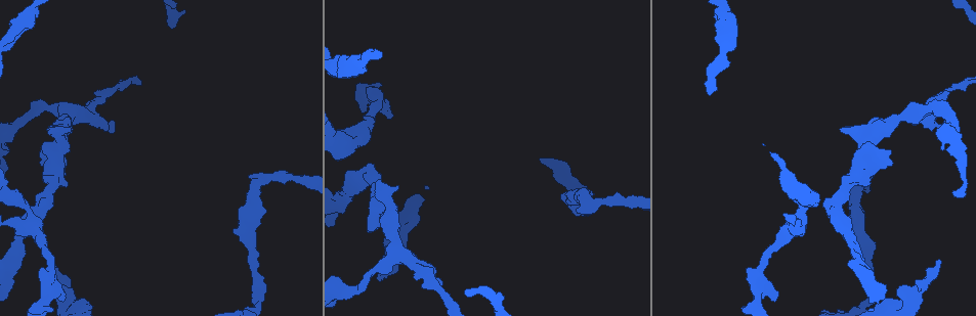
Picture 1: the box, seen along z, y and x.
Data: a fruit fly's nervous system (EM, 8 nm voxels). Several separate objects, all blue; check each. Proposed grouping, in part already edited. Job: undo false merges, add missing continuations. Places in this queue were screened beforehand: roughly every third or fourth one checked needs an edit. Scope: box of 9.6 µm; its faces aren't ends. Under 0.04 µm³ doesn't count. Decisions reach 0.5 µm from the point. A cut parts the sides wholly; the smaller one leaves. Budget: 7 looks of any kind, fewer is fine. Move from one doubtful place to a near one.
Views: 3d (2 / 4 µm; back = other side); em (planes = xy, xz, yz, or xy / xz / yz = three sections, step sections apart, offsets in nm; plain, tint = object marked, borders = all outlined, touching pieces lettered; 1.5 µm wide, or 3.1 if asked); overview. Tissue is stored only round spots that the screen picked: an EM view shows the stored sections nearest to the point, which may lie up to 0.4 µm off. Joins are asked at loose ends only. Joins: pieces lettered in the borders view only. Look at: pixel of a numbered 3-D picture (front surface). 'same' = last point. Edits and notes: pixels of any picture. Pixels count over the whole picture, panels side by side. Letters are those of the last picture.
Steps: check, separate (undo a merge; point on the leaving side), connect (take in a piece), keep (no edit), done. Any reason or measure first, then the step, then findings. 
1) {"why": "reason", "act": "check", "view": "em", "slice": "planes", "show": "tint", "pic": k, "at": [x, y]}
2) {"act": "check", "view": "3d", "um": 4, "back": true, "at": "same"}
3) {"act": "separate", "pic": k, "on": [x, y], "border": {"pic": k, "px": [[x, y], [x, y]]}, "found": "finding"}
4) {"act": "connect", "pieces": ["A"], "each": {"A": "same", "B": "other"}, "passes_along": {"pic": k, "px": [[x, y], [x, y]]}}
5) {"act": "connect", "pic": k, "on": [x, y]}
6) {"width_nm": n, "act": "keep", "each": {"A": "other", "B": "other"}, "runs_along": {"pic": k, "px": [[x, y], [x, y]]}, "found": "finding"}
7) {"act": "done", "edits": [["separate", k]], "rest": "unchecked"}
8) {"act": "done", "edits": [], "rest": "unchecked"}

{"why": "an open end", "act": "check", "view": "em", "slice": "planes", "show": "plain", "pic": 1, "at": [380, 279]}

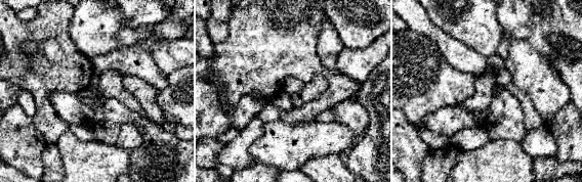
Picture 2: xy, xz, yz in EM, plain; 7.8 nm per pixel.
{"why": "see the neighbours", "act": "check", "view": "em", "slice": "planes", "show": "borders", "at": "same"}

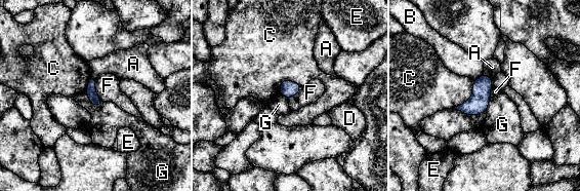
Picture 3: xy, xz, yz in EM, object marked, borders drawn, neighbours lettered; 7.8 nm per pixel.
{"act": "keep", "each": {"A": "other", "B": "other", "C": "other", "D": "other", "E": "other", "F": "other", "G": "other"}, "border": {"pic": 3, "px": [[95, 78], [95, 92], [104, 101]]}, "found": "none of them fits"}

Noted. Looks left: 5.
{"why": "branch stops here", "act": "check", "view": "3d", "um": 2, "pic": 1, "at": [773, 298]}

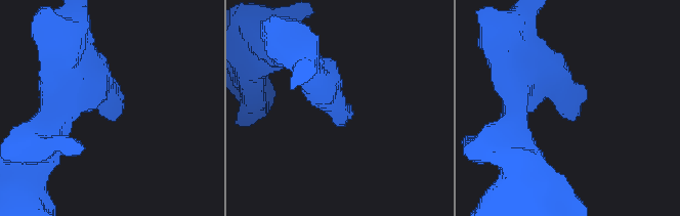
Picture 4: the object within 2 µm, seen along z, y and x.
{"act": "check", "view": "em", "slice": "xy", "step": 4, "show": "borders", "pic": 4, "at": [567, 117]}

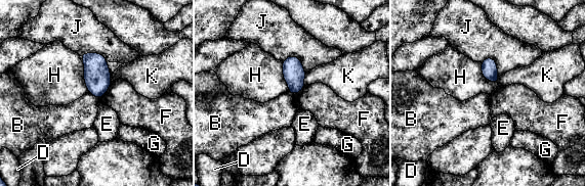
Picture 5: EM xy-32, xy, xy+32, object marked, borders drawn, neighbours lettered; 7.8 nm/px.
{"act": "check", "view": "em", "slice": "planes", "show": "borders", "at": "same"}

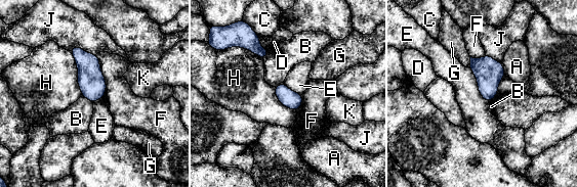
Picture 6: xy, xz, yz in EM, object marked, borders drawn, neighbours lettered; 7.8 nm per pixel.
{"act": "keep", "each": {"A": "other", "B": "other", "C": "other", "D": "other", "E": "other", "F": "other", "G": "other", "H": "other", "J": "other", "K": "other"}, "border": {"pic": 6, "px": [[468, 67], [479, 93], [489, 103]]}, "found": "no lettered piece goes on from it"}

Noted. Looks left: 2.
{"why": "thick end", "act": "check", "view": "em", "slice": "xy", "step": 4, "show": "tint", "pic": 1, "at": [250, 176]}

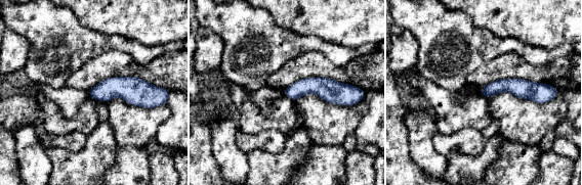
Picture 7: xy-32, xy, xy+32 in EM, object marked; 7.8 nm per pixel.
{"act": "check", "view": "em", "slice": "planes", "show": "borders", "at": "same"}

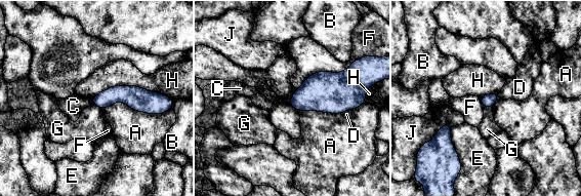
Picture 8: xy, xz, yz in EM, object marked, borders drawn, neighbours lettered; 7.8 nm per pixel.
{"longest_contact_nm": ["H", 600], "act": "keep", "each": {"A": "other", "B": "other", "C": "other", "D": "other", "E": "other", "F": "other", "G": "other", "H": "other", "J": "other"}, "border": {"pic": 8, "px": [[169, 96], [113, 85], [91, 99]]}, "found": "none of them fits"}

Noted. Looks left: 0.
{"act": "done", "edits": [], "rest": "unchecked"}

